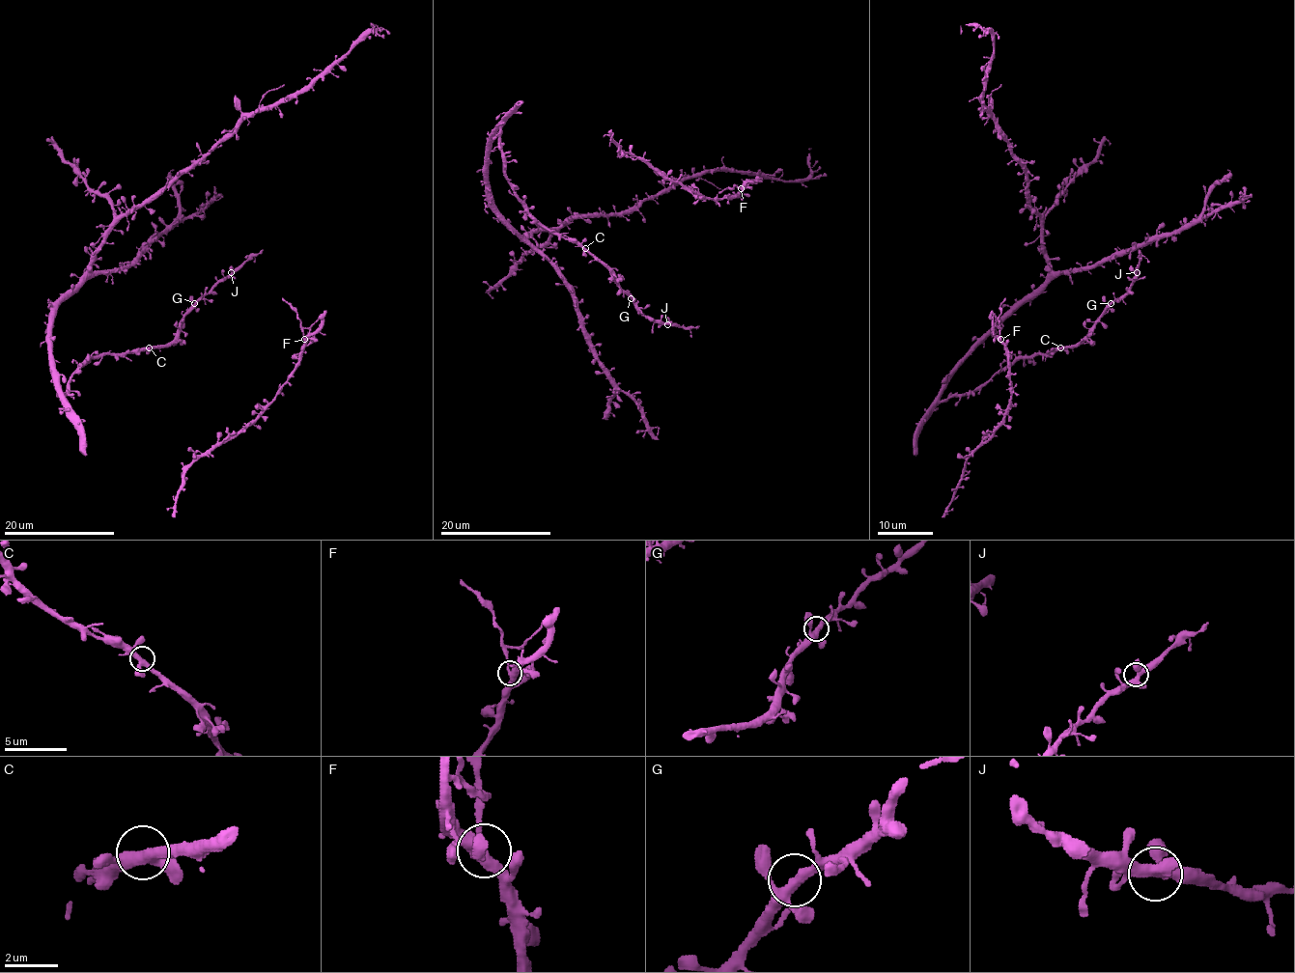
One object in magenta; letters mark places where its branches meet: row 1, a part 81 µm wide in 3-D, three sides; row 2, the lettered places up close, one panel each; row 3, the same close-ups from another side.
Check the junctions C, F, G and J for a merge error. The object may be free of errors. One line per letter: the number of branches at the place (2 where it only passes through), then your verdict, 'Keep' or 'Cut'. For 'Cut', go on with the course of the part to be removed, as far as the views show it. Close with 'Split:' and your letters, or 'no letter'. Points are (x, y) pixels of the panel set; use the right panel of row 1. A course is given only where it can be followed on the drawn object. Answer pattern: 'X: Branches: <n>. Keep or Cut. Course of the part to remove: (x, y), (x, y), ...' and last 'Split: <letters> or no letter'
C: Branches: 4. Keep
F: Branches: 4. Cut. Course of the part to remove: (1000, 339), (998, 319), (999, 306), (1005, 297)
G: Branches: 4. Keep
J: Branches: 4. Keep
Split: F

